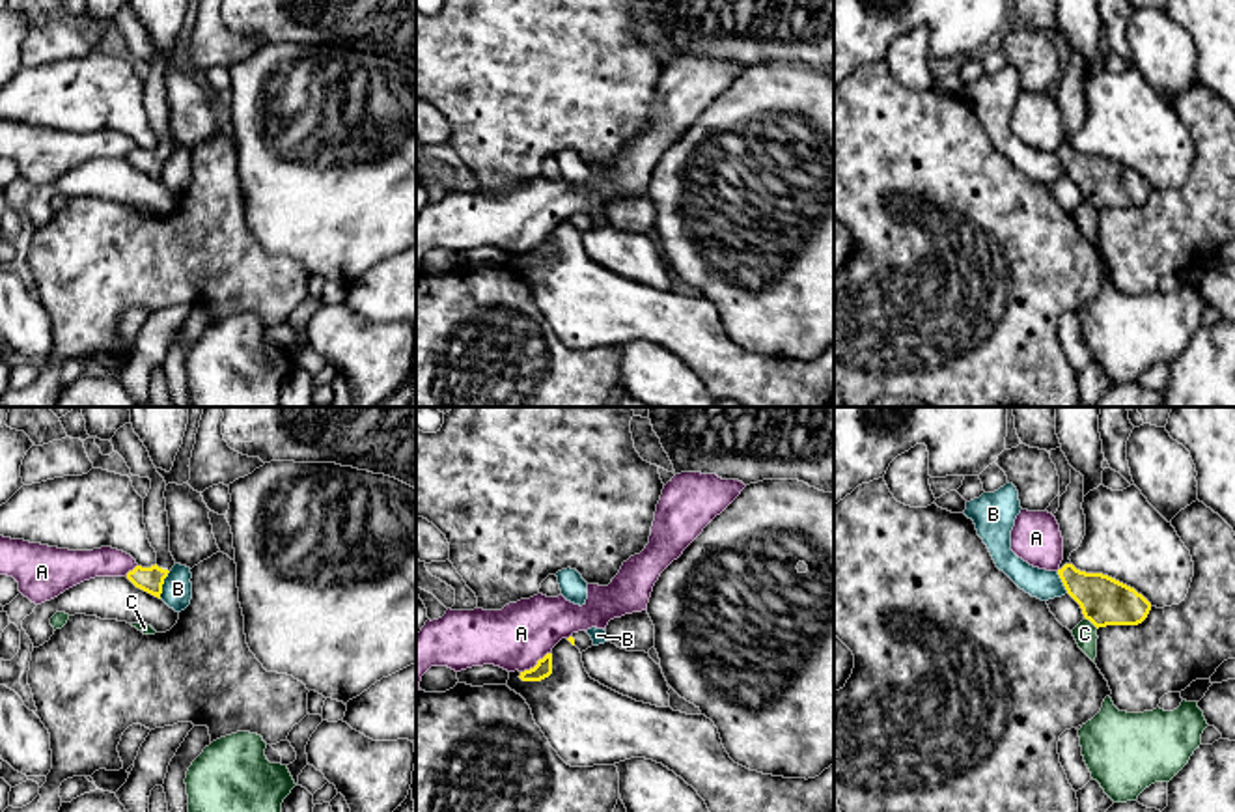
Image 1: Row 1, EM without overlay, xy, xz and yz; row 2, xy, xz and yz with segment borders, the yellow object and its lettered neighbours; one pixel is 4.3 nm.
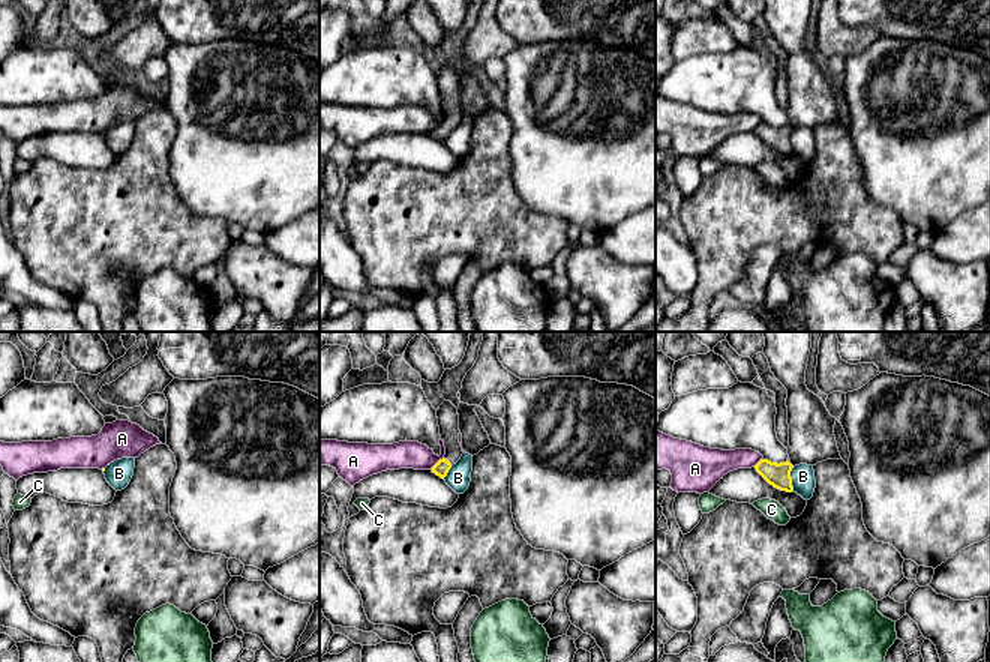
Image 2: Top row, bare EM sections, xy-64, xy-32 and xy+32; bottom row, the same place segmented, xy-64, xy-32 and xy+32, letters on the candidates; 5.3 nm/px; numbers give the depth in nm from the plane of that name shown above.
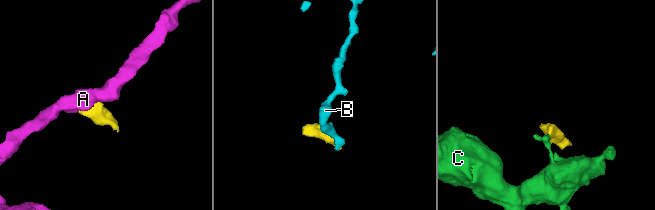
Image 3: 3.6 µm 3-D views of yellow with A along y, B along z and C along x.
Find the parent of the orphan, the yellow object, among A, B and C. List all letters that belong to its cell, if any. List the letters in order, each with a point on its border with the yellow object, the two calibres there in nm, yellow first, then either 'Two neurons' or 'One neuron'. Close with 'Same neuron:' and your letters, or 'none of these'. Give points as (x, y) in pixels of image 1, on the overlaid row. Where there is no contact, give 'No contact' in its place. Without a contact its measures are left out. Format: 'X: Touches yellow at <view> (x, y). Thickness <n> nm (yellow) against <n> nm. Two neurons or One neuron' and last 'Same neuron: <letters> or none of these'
A: Touches yellow at xz (536, 665). Thickness 80 nm (yellow) against 280 nm. Two neurons
B: Touches yellow at xy (163, 583). Thickness 110 nm (yellow) against 130 nm. Two neurons
C: Touches yellow at yz (1092, 622). Thickness 200 nm (yellow) against 100 nm. Two neurons
Same neuron: none of these

